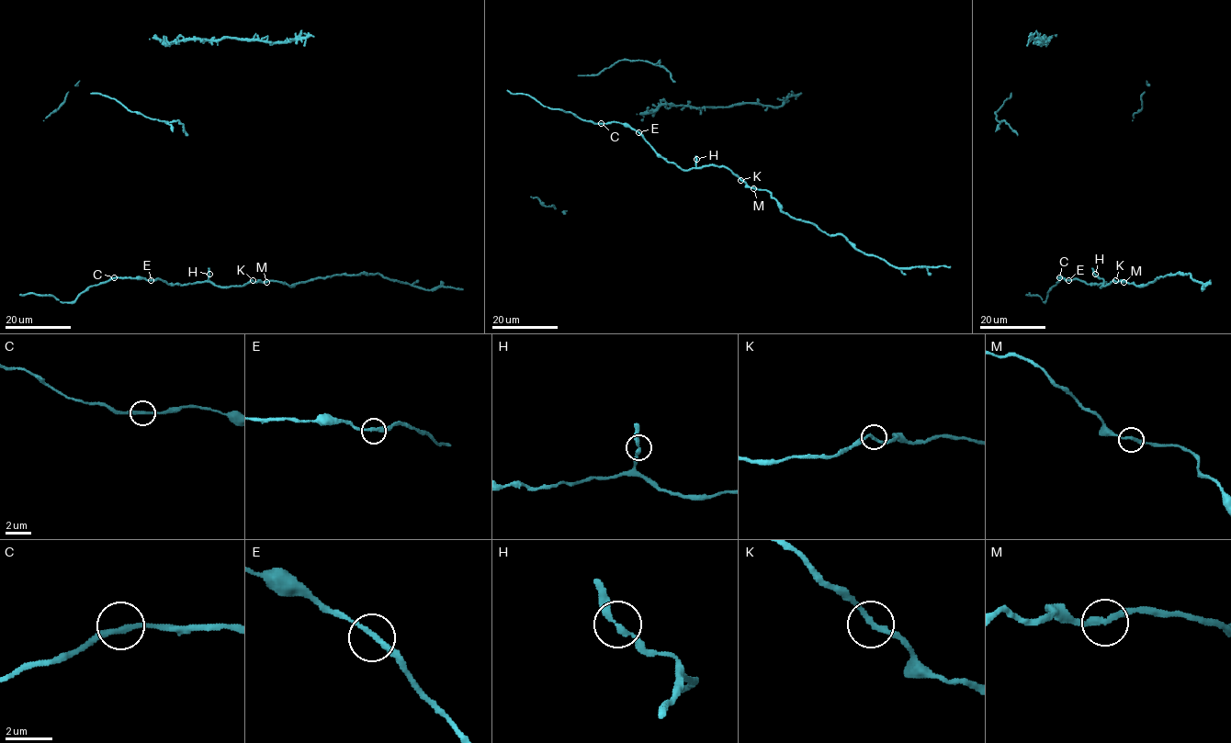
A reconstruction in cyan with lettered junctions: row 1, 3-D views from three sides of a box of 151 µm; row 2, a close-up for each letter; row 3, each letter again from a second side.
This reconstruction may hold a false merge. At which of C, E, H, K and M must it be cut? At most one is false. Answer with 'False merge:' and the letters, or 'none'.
False merge: none

